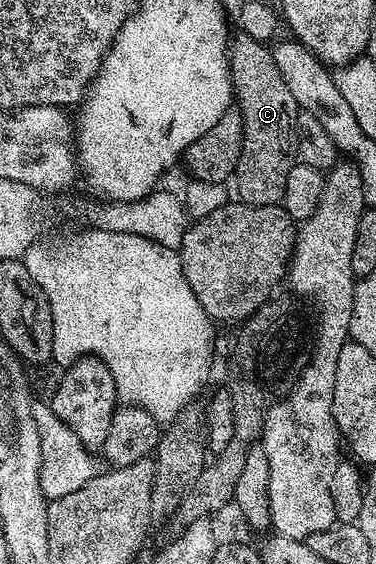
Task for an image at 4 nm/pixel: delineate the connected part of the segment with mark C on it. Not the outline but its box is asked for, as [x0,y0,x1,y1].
[229,30,298,206]

